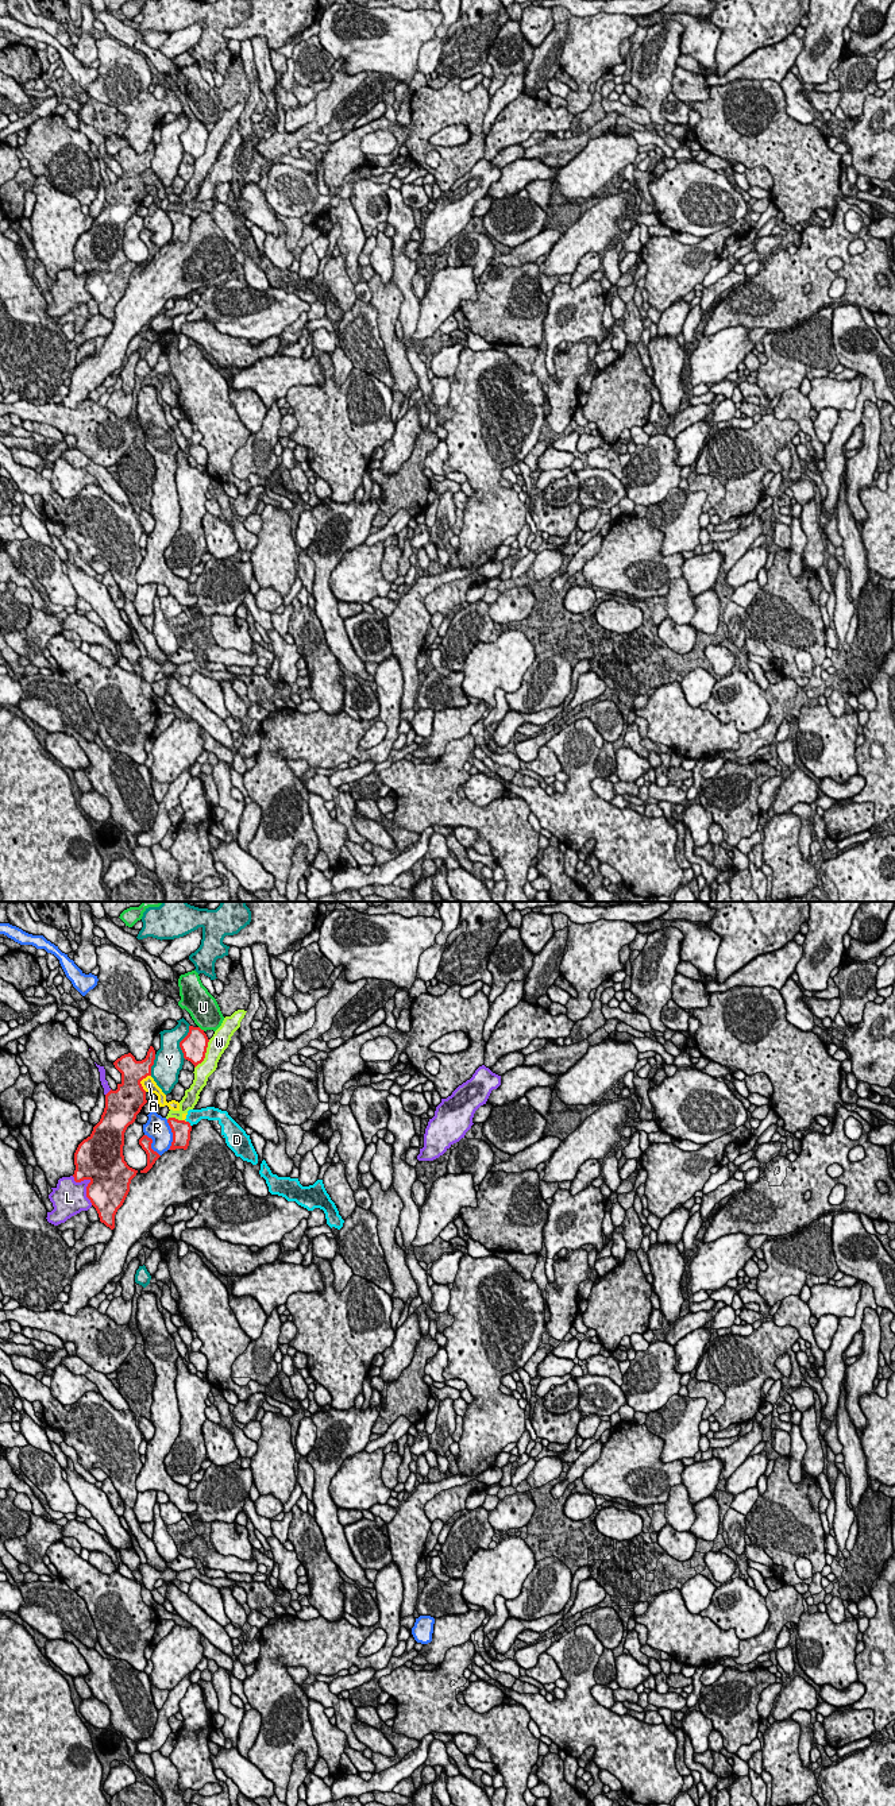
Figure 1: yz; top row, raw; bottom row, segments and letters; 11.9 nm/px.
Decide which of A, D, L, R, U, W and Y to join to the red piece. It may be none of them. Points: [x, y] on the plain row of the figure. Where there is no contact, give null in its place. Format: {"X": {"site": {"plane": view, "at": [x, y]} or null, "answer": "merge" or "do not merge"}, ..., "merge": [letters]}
{"A": {"site": {"plane": "yz", "at": [141, 173]}, "answer": "do not merge"}, "D": {"site": {"plane": "yz", "at": [189, 216]}, "answer": "do not merge"}, "L": {"site": {"plane": "yz", "at": [88, 277]}, "answer": "do not merge"}, "R": {"site": {"plane": "yz", "at": [173, 227]}, "answer": "do not merge"}, "U": {"site": {"plane": "yz", "at": [200, 122]}, "answer": "do not merge"}, "W": {"site": {"plane": "yz", "at": [204, 147]}, "answer": "do not merge"}, "Y": {"site": {"plane": "yz", "at": [180, 135]}, "answer": "do not merge"}, "merge": []}

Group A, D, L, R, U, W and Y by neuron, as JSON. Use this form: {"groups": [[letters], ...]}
{"groups": [["A", "D"], ["L"], ["R"], ["U"], ["W"], ["Y"]]}

